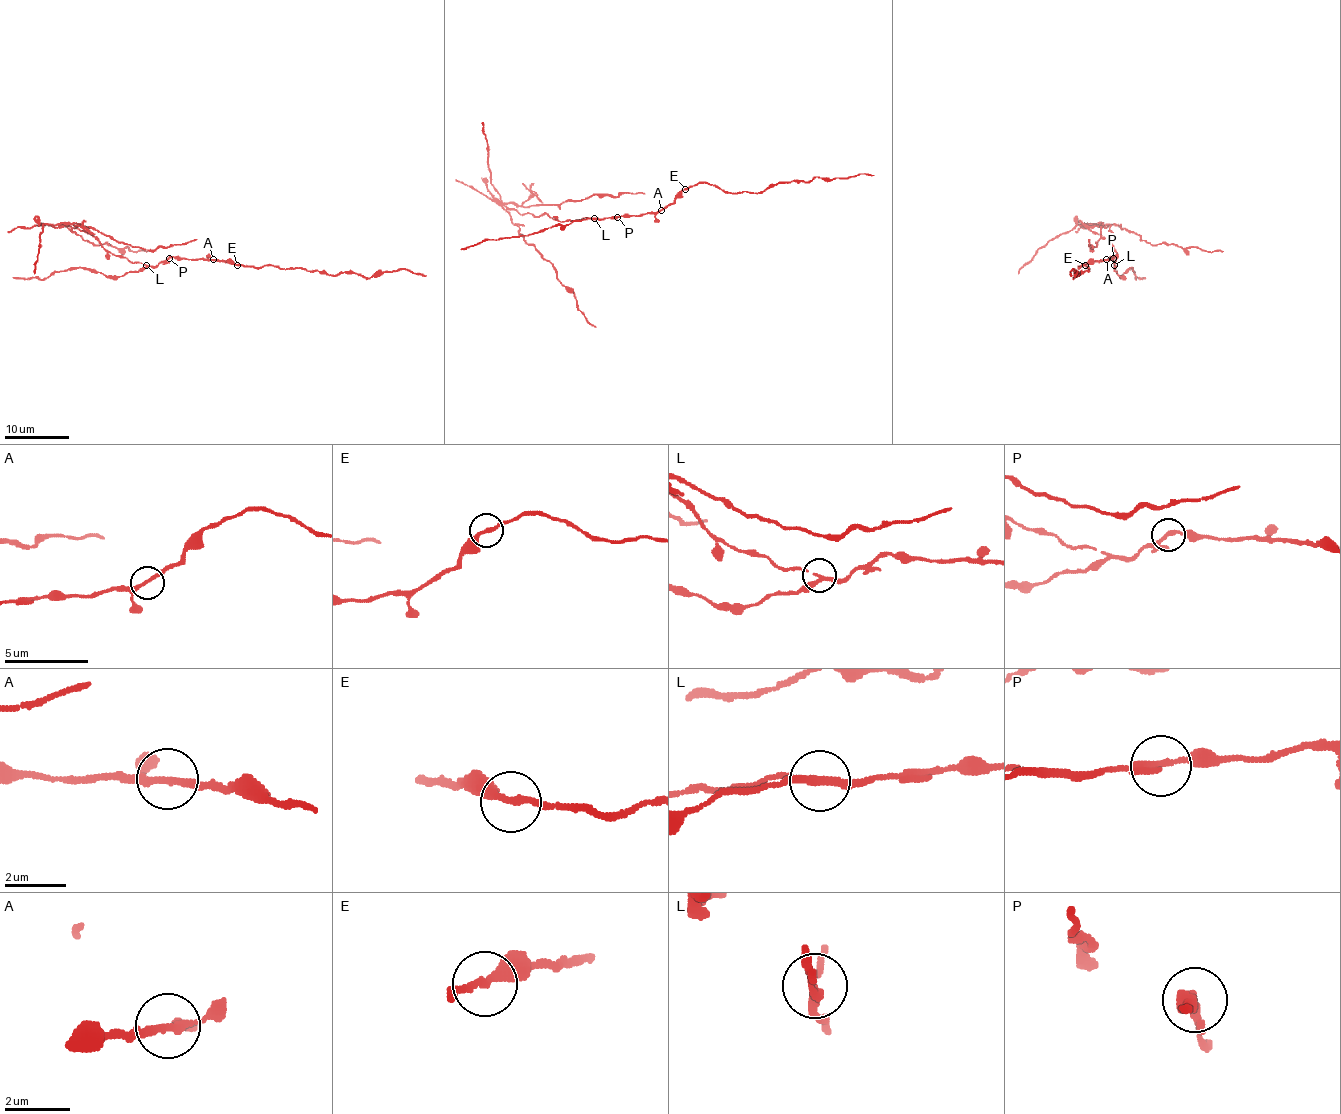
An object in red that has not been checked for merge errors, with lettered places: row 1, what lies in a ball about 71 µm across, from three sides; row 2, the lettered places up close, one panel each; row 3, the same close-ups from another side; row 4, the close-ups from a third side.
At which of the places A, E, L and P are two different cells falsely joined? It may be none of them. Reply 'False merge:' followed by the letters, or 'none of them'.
False merge: L

